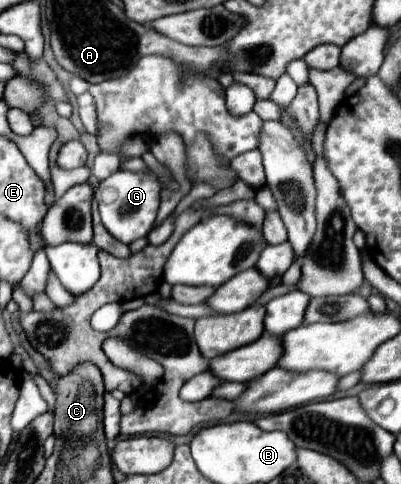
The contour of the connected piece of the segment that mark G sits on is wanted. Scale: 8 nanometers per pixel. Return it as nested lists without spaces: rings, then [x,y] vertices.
[[[118,170],[118,172],[110,174],[106,180],[102,180],[100,186],[96,188],[94,196],[98,200],[100,218],[102,218],[102,224],[106,226],[106,230],[114,238],[122,240],[124,244],[130,244],[132,240],[148,236],[148,232],[152,230],[152,224],[156,220],[156,214],[158,214],[162,188],[164,186],[160,182],[160,176],[152,170],[148,170],[148,172]]]

